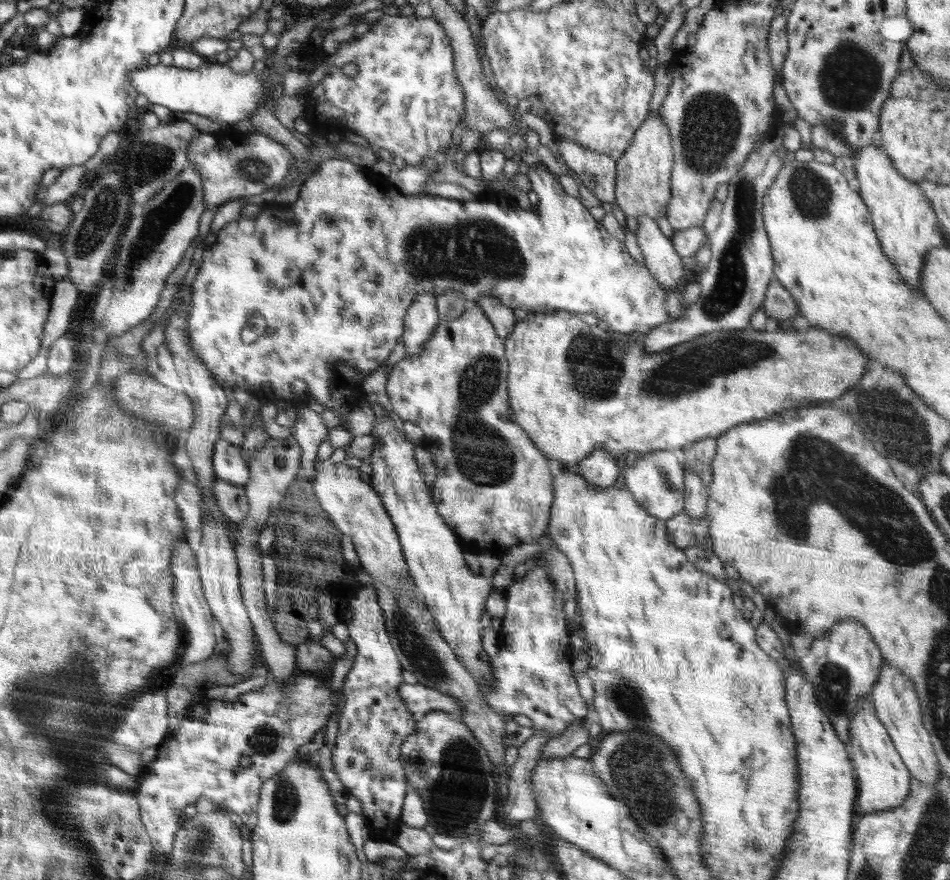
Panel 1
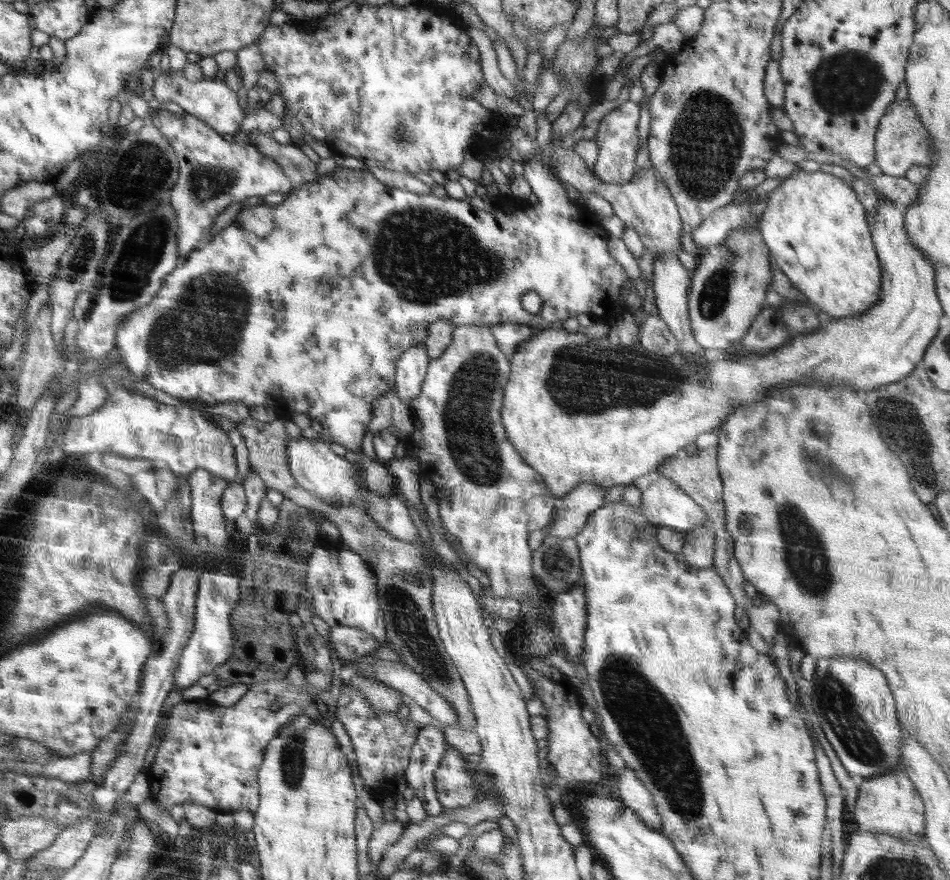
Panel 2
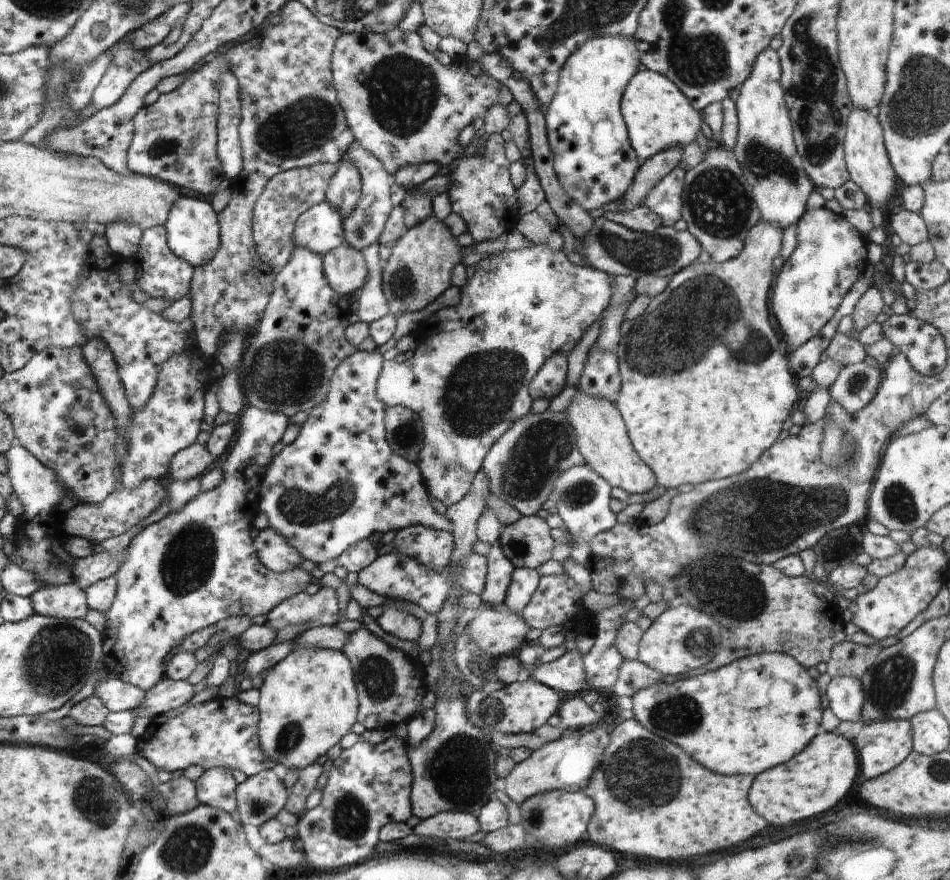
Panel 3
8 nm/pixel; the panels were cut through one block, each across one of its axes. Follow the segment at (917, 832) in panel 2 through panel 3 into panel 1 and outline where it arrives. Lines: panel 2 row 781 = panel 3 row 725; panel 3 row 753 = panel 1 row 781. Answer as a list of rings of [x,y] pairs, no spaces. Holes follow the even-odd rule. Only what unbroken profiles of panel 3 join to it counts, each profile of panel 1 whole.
[[[864,696],[854,709],[856,714],[850,722],[849,741],[853,753],[853,769],[856,770],[857,778],[857,811],[874,814],[902,806],[910,796],[911,774],[895,749],[885,726],[878,720],[871,696]]]

